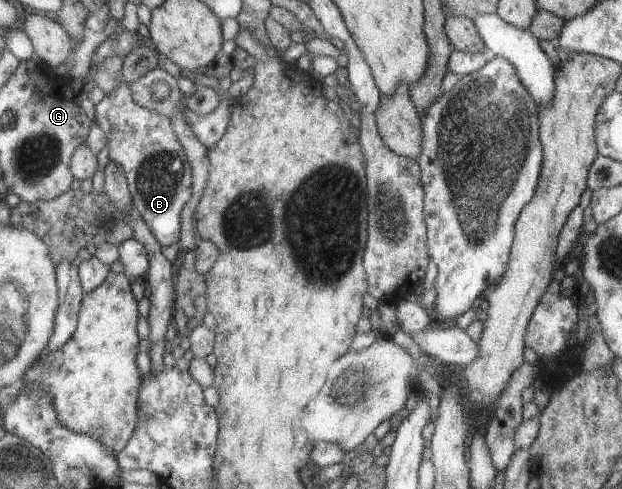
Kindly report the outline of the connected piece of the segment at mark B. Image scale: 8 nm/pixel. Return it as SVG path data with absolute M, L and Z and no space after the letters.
M123 79L109 95L104 95L94 105L94 112L96 123L106 132L108 159L111 159L115 165L119 165L119 169L125 175L134 210L141 216L143 223L147 225L147 229L160 246L167 247L175 244L179 241L181 209L191 197L192 169L183 147L175 137L170 119L135 105L129 93L128 83Z

